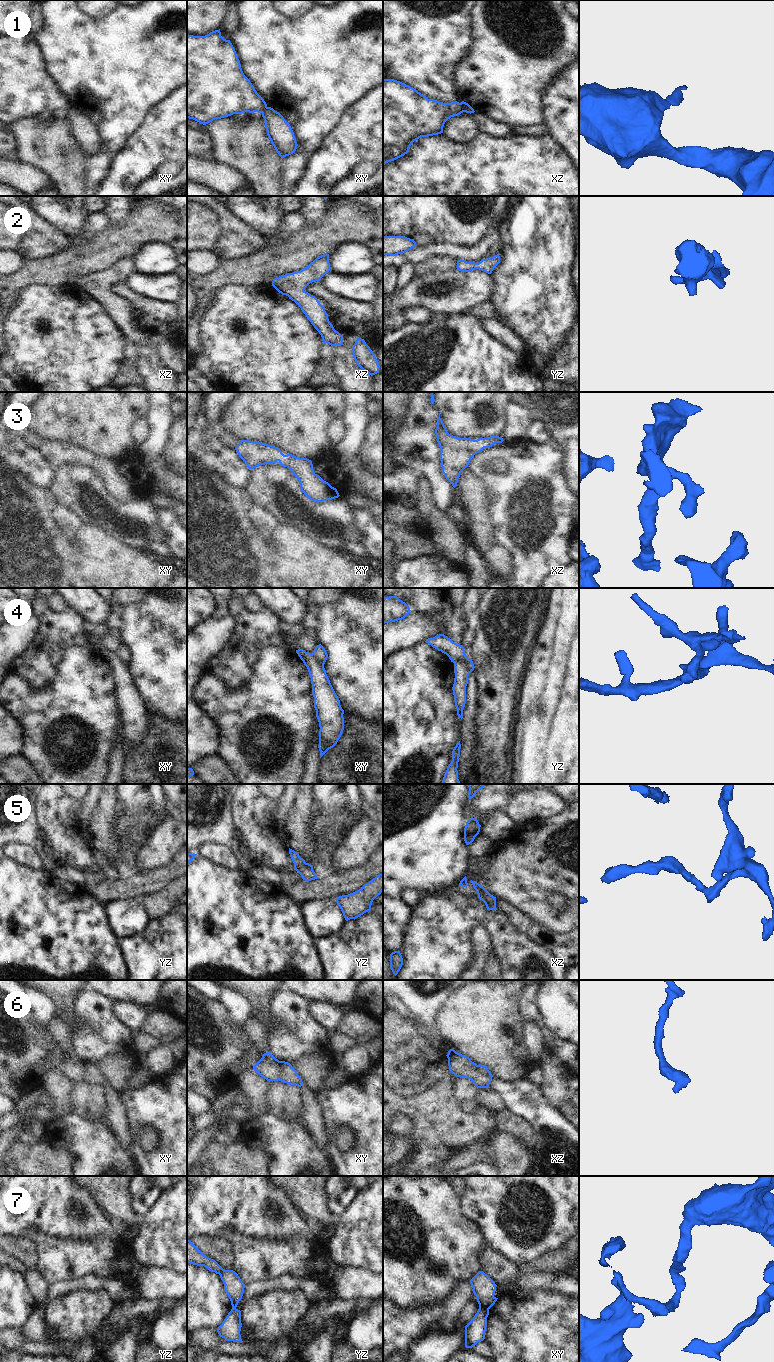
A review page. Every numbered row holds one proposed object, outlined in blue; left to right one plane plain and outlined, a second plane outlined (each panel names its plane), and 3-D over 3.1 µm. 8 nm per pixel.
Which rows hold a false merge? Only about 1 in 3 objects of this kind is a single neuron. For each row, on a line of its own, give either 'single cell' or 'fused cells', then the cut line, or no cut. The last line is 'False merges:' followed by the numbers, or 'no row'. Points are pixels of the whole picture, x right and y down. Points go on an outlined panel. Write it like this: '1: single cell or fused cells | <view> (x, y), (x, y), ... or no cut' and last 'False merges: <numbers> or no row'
1: fused cells | xz (460, 103), (464, 111)
2: single cell | no cut
3: single cell | no cut
4: fused cells | yz (468, 658), (456, 659), (453, 662)
5: single cell | no cut
6: single cell | no cut
7: fused cells | xy (479, 1307), (484, 1307), (488, 1310)
False merges: 1, 4, 7

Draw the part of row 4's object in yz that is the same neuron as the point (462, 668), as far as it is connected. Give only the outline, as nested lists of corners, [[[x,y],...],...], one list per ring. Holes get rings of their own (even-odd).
[[[460,659],[454,662],[454,684],[452,687],[454,702],[459,718],[463,718],[463,709],[466,704],[466,686],[468,676],[474,670],[472,659]]]

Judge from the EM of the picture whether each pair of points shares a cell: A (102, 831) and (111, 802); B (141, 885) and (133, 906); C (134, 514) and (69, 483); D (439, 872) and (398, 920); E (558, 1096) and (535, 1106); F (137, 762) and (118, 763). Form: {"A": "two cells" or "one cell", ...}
{"A": "one cell", "B": "two cells", "C": "one cell", "D": "one cell", "E": "two cells", "F": "two cells"}

